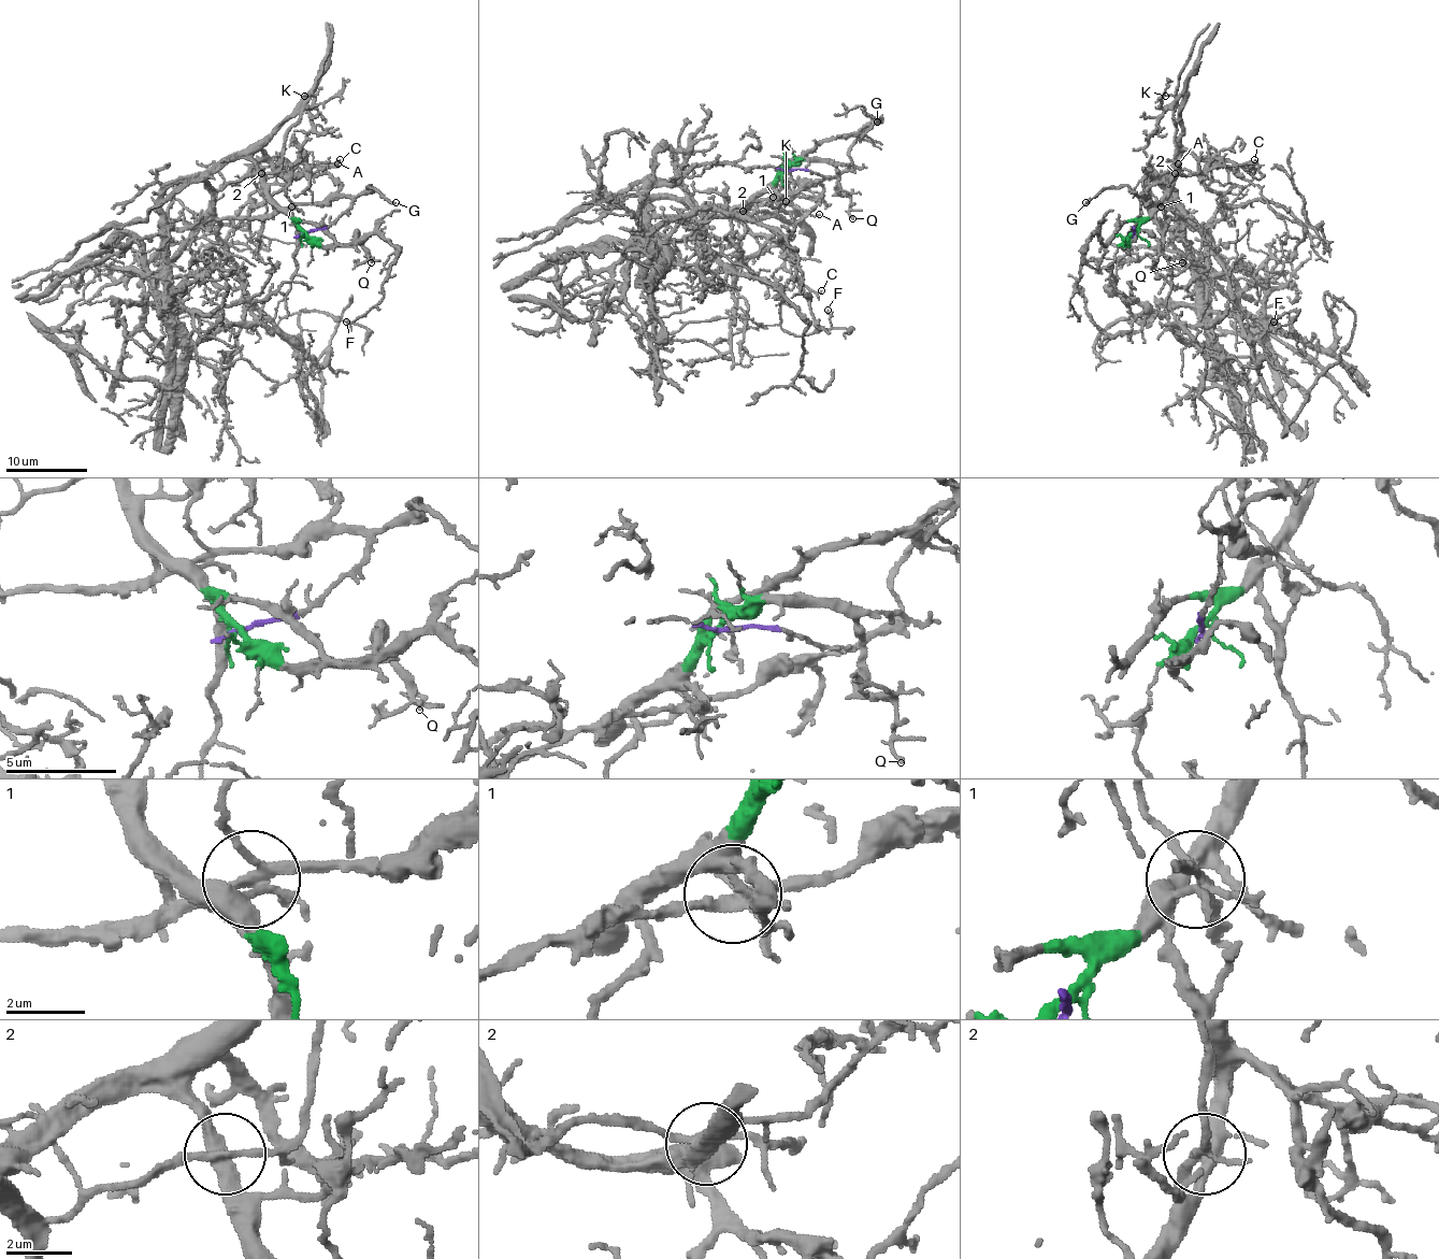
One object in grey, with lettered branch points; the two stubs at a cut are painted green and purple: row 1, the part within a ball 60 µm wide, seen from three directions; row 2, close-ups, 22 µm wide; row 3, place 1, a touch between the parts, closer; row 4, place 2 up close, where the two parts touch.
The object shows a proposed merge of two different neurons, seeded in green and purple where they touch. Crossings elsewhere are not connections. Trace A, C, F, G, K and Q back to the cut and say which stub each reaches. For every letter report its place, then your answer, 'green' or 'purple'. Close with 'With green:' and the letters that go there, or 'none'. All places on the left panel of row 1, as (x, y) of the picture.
A: at (337, 163); purple
C: at (340, 159); purple
F: at (346, 322); purple
G: at (396, 202); purple
K: at (304, 96); green
Q: at (371, 262); green
With green: K, Q

